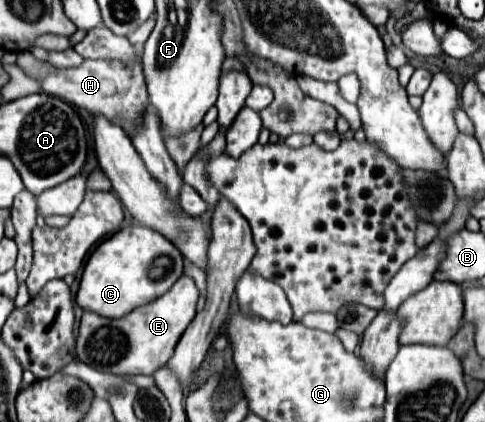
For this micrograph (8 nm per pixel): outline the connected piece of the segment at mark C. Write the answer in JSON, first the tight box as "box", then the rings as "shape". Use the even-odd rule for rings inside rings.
{"box":[77,225,183,317],"shape":[[[143,225],[123,227],[91,253],[77,291],[77,305],[103,317],[123,317],[167,293],[183,275],[183,265],[179,249],[157,231]]]}

